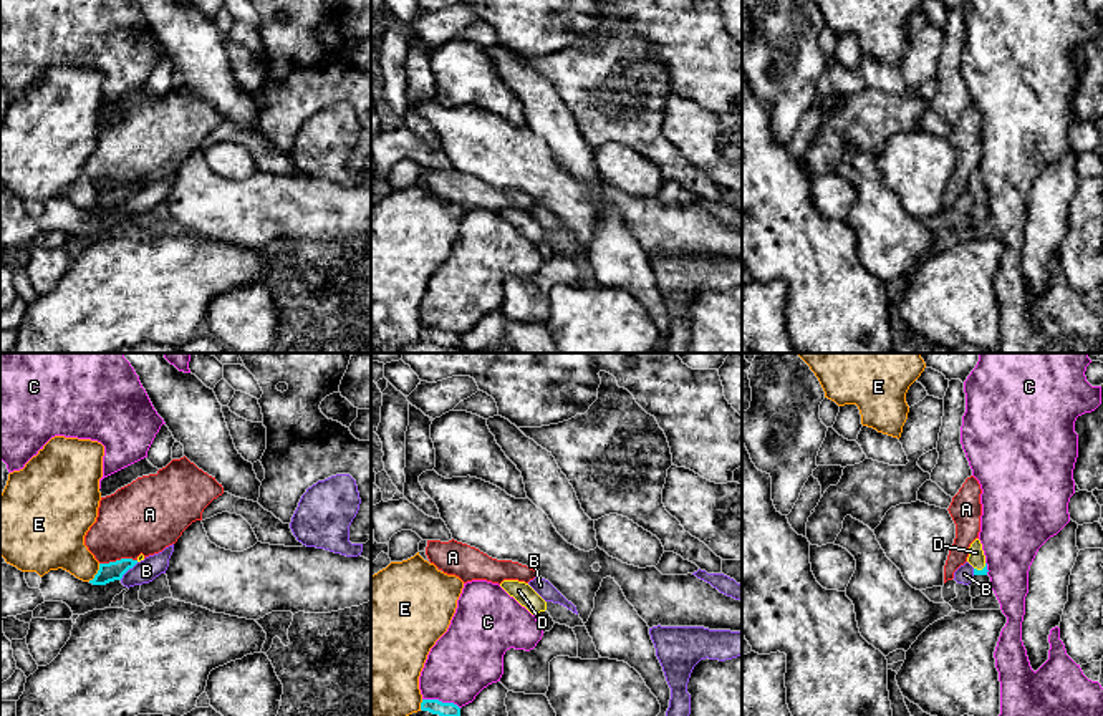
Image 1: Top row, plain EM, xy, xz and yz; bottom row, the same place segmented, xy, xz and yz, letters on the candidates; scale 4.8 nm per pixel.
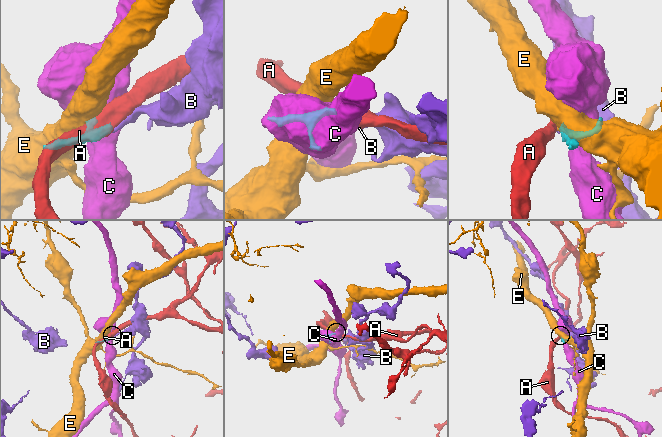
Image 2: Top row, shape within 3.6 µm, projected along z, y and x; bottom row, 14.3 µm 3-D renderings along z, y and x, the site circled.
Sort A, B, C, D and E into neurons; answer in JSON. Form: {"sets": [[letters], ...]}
{"sets": [["A"], ["B"], ["C"], ["D"], ["E"]]}

